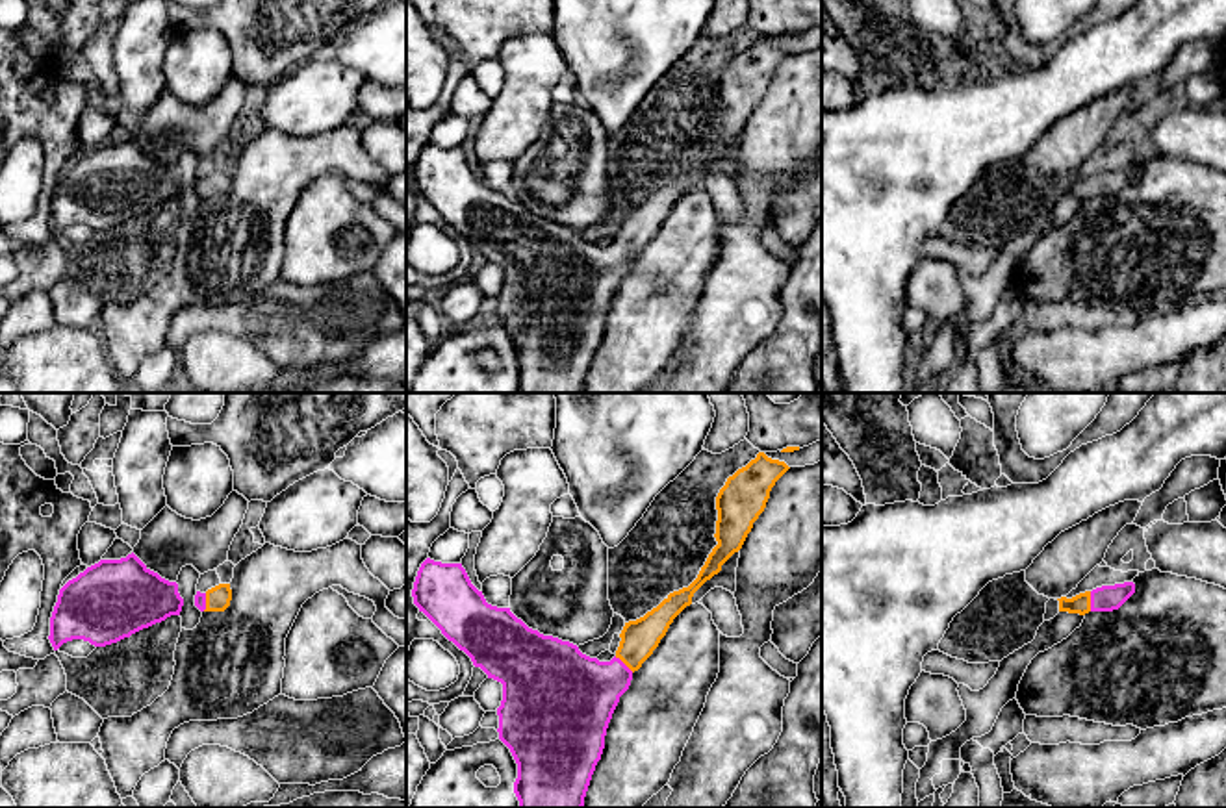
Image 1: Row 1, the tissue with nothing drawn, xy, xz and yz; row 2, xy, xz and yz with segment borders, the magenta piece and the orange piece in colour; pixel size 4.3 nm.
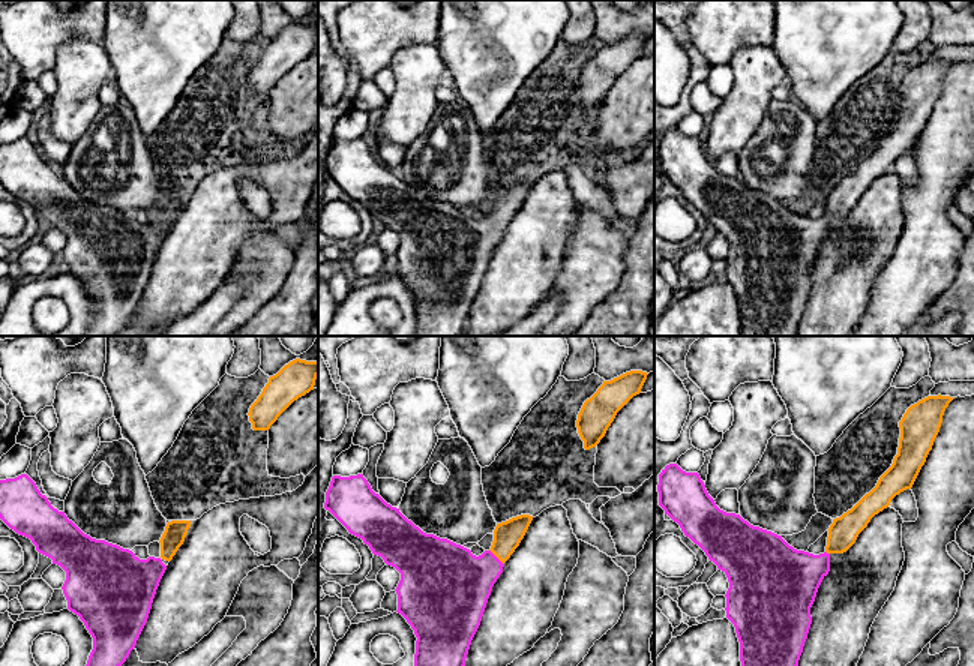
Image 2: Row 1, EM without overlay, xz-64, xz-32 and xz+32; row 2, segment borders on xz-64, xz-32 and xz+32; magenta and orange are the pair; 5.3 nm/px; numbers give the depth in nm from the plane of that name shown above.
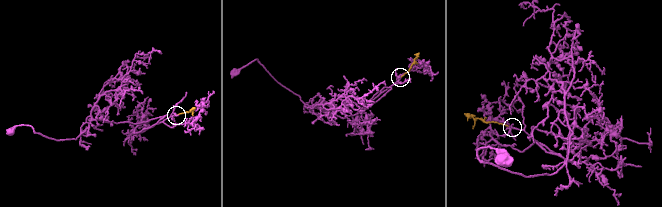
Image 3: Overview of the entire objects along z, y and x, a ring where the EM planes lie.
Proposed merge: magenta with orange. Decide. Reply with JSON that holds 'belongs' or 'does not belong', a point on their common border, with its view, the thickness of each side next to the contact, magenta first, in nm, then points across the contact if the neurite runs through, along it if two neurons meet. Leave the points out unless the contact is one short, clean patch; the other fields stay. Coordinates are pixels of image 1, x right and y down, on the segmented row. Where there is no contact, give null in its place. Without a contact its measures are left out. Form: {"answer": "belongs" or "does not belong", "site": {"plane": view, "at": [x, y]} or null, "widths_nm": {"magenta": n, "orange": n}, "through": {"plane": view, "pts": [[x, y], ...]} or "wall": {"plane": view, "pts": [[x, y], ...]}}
{"answer": "belongs", "site": {"plane": "yz", "at": [1091, 601]}, "widths_nm": {"magenta": 110, "orange": 80}, "through": {"plane": "yz", "pts": [[1108, 597], [1091, 601], [1080, 605]]}}

